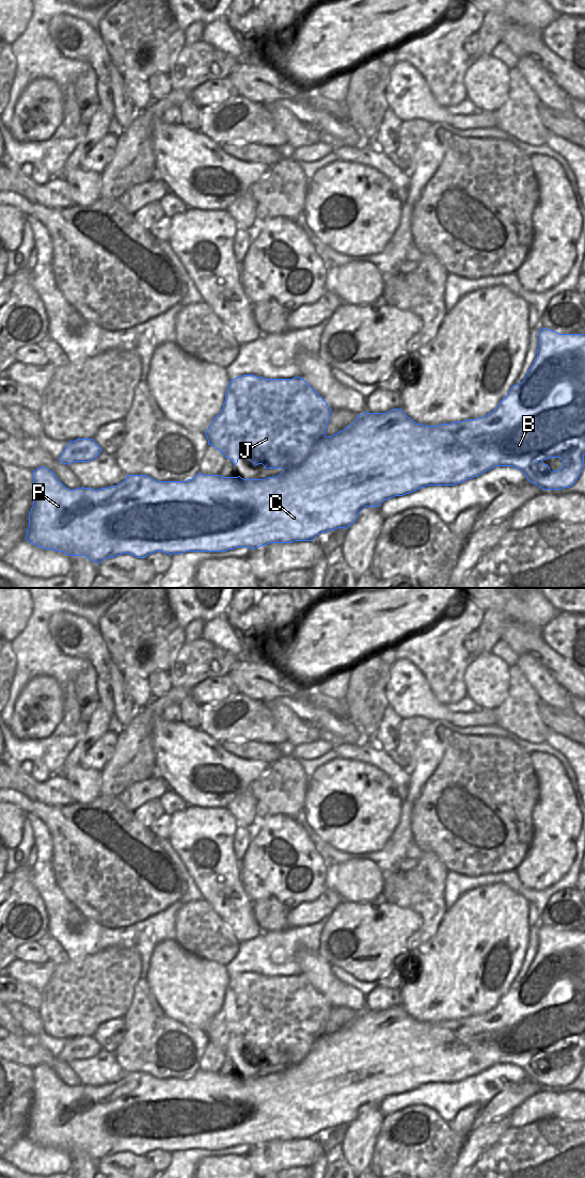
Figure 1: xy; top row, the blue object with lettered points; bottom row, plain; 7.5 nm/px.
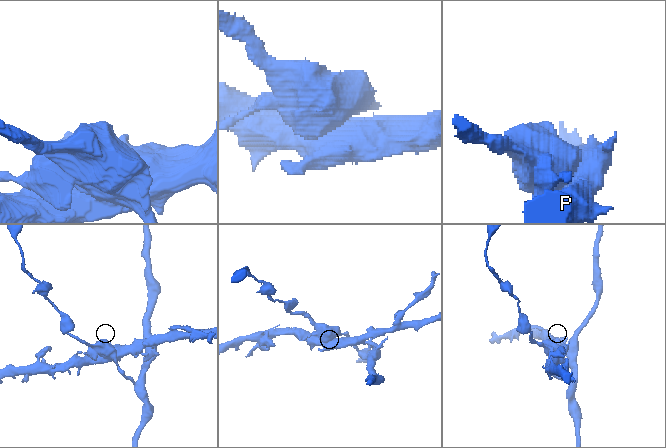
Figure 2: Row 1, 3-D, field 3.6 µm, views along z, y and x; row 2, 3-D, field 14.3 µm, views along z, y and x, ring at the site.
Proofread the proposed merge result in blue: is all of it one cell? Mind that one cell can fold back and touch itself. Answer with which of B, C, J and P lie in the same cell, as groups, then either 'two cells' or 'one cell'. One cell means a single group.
groups B C P / J; two cells

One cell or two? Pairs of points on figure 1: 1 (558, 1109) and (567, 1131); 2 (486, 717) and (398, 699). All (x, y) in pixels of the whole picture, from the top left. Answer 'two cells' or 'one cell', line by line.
1: two cells
2: one cell

